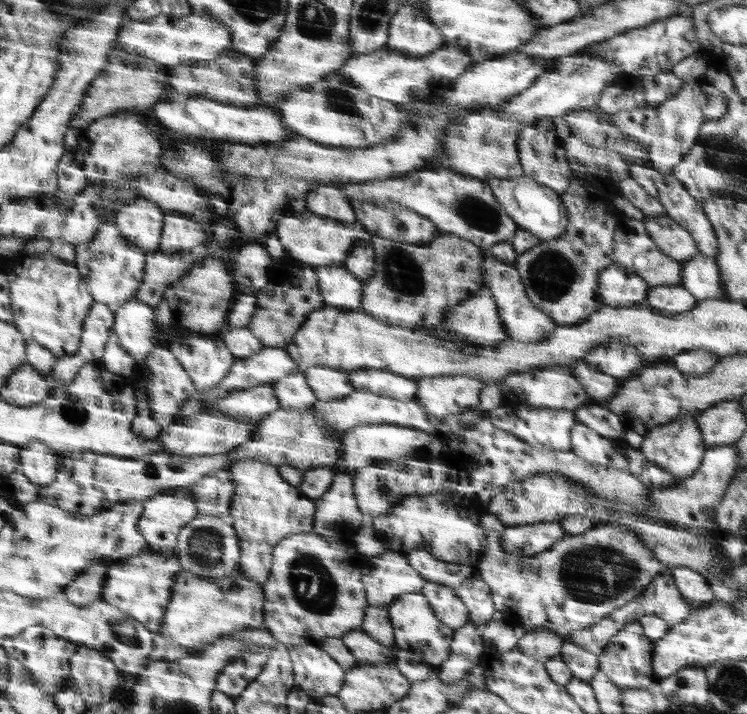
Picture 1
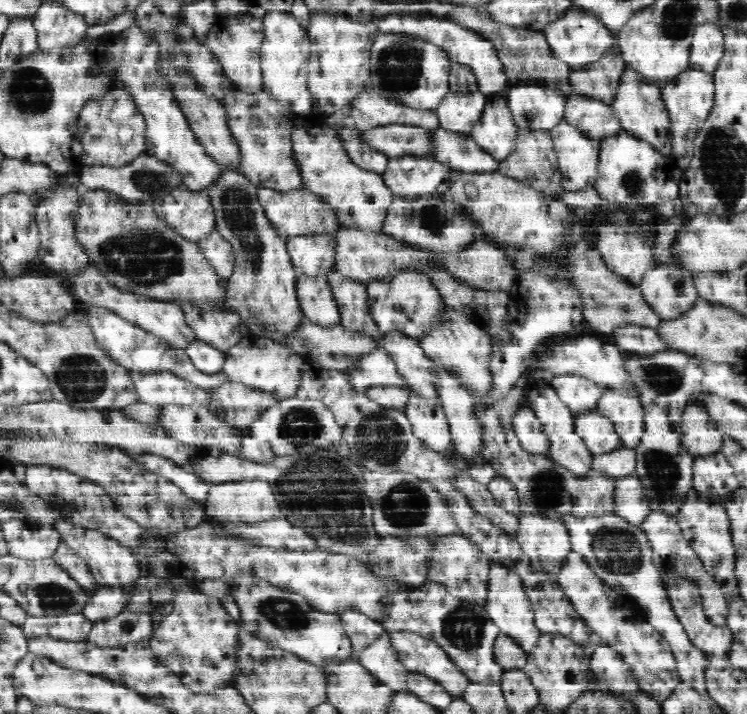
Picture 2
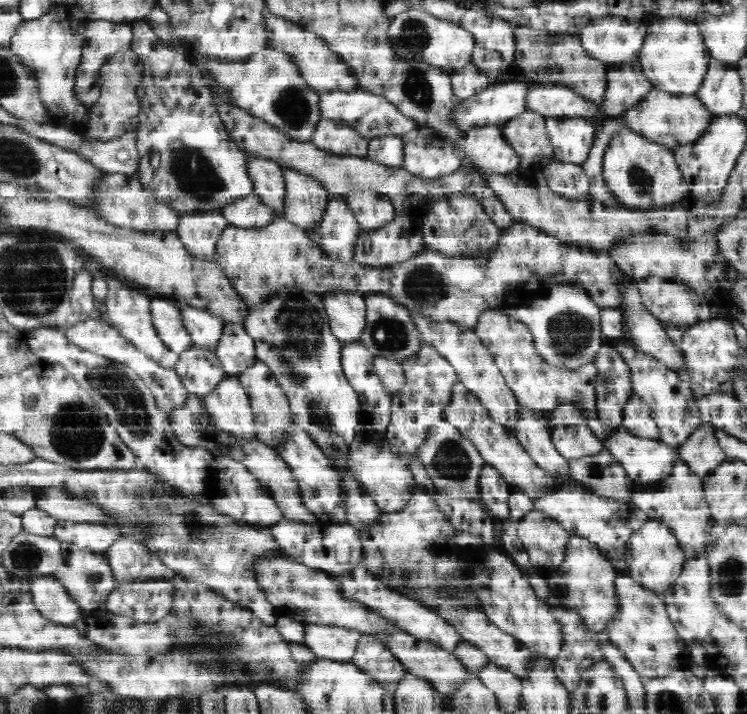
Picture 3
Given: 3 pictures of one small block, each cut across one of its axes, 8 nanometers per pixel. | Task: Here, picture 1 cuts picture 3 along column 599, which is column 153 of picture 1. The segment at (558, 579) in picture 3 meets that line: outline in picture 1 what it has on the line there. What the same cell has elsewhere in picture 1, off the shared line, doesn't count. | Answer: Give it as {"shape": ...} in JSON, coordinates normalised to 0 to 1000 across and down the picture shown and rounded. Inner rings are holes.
{"shape":[[[198,768],[185,777],[174,777],[174,782],[158,783],[155,787],[158,790],[147,790],[137,835],[147,838],[153,849],[163,849],[169,860],[179,860],[185,871],[195,871],[195,877],[201,877],[201,882],[209,885],[217,874],[220,852],[233,832],[233,810],[246,800],[242,787],[238,786],[238,777],[236,773],[220,776]]]}

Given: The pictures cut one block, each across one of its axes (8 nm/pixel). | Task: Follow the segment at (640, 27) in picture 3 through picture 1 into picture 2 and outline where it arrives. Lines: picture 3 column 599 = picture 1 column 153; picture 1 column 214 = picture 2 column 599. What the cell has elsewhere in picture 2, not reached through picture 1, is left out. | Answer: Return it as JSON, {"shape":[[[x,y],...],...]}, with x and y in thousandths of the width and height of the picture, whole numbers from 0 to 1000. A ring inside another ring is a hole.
{"shape":[[[768,8],[766,14],[760,14],[760,20],[755,20],[752,25],[746,25],[738,31],[736,36],[728,39],[732,60],[738,64],[738,71],[743,80],[768,97],[801,85],[802,81],[807,80],[809,73],[814,73],[822,64],[822,56],[826,53],[826,49],[819,48],[818,42],[814,42],[813,36],[809,36],[809,32],[798,21],[791,17],[779,17],[774,11]]]}

